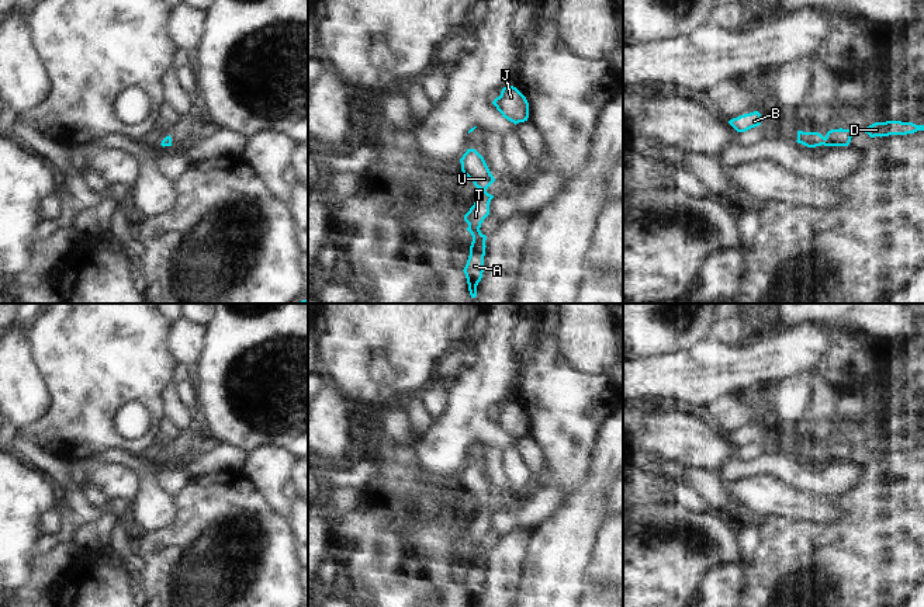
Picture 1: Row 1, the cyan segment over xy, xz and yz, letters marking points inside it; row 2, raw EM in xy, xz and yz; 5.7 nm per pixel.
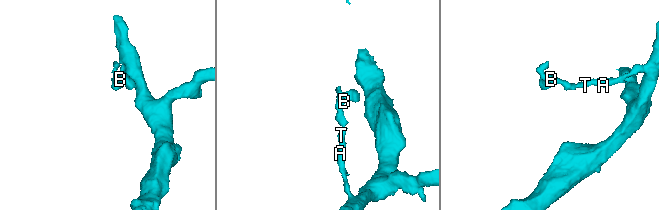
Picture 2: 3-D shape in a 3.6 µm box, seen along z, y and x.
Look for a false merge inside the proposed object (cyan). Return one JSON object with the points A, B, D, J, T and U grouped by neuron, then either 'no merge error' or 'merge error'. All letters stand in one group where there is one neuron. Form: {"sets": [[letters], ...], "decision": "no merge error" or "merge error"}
{"sets": [["A", "B", "D", "J", "T", "U"]], "decision": "no merge error"}

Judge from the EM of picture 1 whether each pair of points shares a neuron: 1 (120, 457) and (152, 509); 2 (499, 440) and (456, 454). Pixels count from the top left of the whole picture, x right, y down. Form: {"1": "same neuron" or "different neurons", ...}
{"1": "same neuron", "2": "same neuron"}

